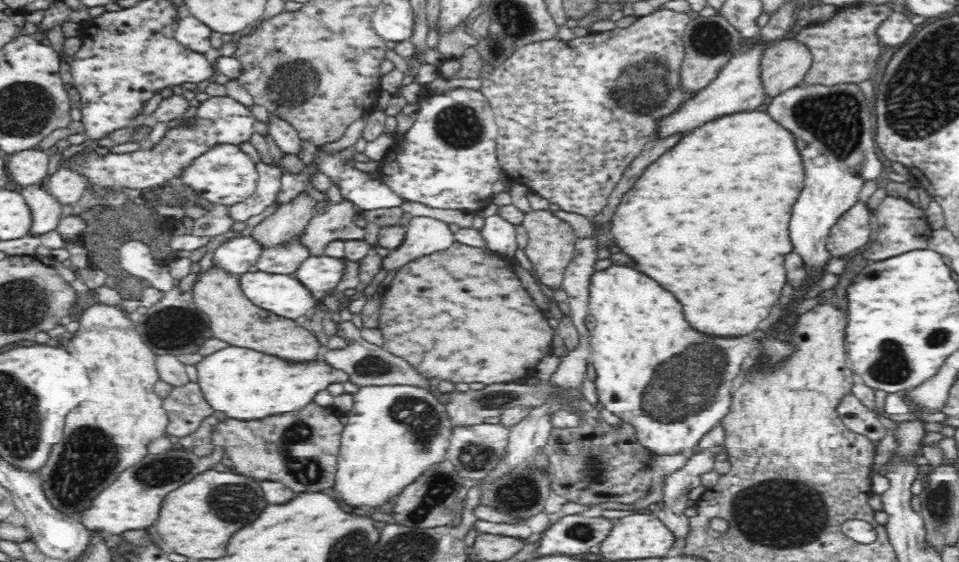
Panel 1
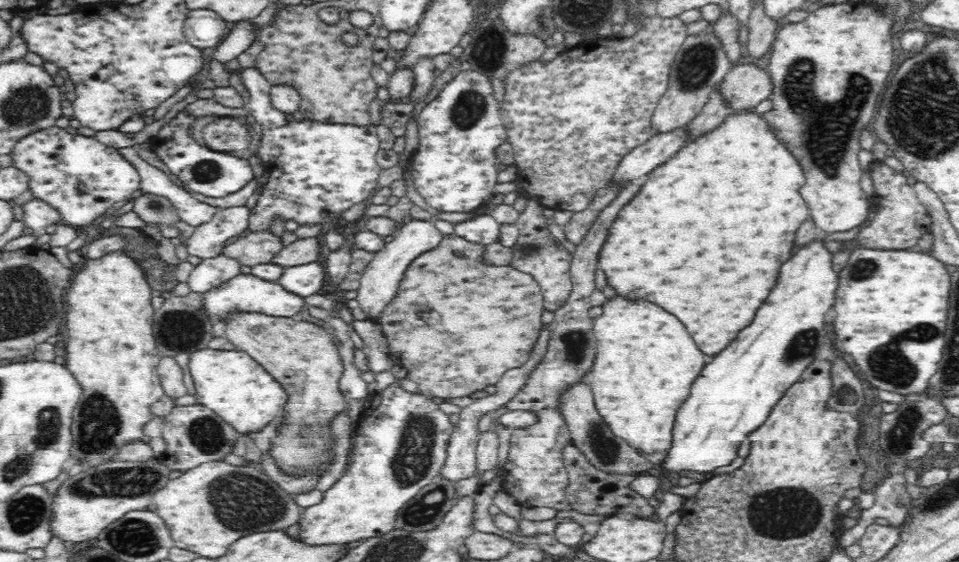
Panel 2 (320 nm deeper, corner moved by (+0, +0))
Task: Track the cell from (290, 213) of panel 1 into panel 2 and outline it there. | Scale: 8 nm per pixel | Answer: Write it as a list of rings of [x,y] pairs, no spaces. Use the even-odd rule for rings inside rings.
[[[268,230],[251,232],[233,244],[226,244],[222,256],[234,258],[242,266],[251,267],[270,263],[280,250],[283,250],[280,237],[276,237]]]

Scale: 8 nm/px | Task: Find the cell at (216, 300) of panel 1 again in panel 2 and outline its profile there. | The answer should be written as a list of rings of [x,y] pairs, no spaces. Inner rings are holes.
[[[258,312],[234,313],[226,323],[225,337],[235,344],[236,350],[247,352],[254,360],[260,362],[266,372],[270,372],[276,380],[282,382],[290,404],[285,404],[282,424],[276,428],[276,436],[270,442],[270,453],[274,457],[278,468],[286,475],[309,475],[310,471],[320,471],[322,475],[329,470],[334,462],[333,454],[335,440],[332,434],[332,421],[336,416],[346,411],[348,403],[346,395],[342,394],[339,380],[343,375],[343,360],[337,345],[330,334],[316,324],[299,321],[295,318],[266,316]]]

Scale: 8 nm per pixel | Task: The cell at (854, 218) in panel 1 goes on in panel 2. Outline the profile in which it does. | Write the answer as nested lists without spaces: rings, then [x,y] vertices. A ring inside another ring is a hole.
[[[850,1],[844,4],[822,5],[809,12],[802,22],[781,23],[771,46],[767,72],[772,84],[772,94],[769,96],[772,108],[761,116],[774,134],[778,132],[778,136],[782,136],[786,144],[790,144],[790,152],[794,152],[794,156],[798,156],[798,162],[802,162],[806,179],[802,186],[802,196],[809,208],[809,217],[826,234],[852,230],[868,217],[870,199],[860,185],[865,173],[858,161],[860,136],[877,114],[878,96],[886,86],[884,82],[892,72],[894,60],[890,37],[894,15],[884,15],[882,8],[883,2],[864,4]]]

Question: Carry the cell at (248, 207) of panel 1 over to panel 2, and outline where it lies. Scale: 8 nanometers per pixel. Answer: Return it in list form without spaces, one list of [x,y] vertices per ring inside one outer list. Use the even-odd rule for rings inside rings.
[[[246,206],[218,209],[210,222],[196,227],[188,238],[187,252],[201,259],[220,256],[228,240],[249,227],[250,214],[251,210]]]

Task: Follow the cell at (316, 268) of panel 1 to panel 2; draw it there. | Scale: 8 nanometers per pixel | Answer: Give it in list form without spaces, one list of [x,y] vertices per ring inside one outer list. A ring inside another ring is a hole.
[[[319,261],[285,268],[276,282],[290,292],[306,297],[322,290],[324,276],[326,273],[324,273],[323,262]]]

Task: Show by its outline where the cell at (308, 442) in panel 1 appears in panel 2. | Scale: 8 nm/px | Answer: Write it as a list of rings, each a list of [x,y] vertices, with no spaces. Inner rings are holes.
[[[264,456],[262,469],[280,488],[283,488],[291,495],[304,494],[316,490],[318,478],[316,474],[294,476],[286,475],[286,472],[278,468],[273,456]]]

